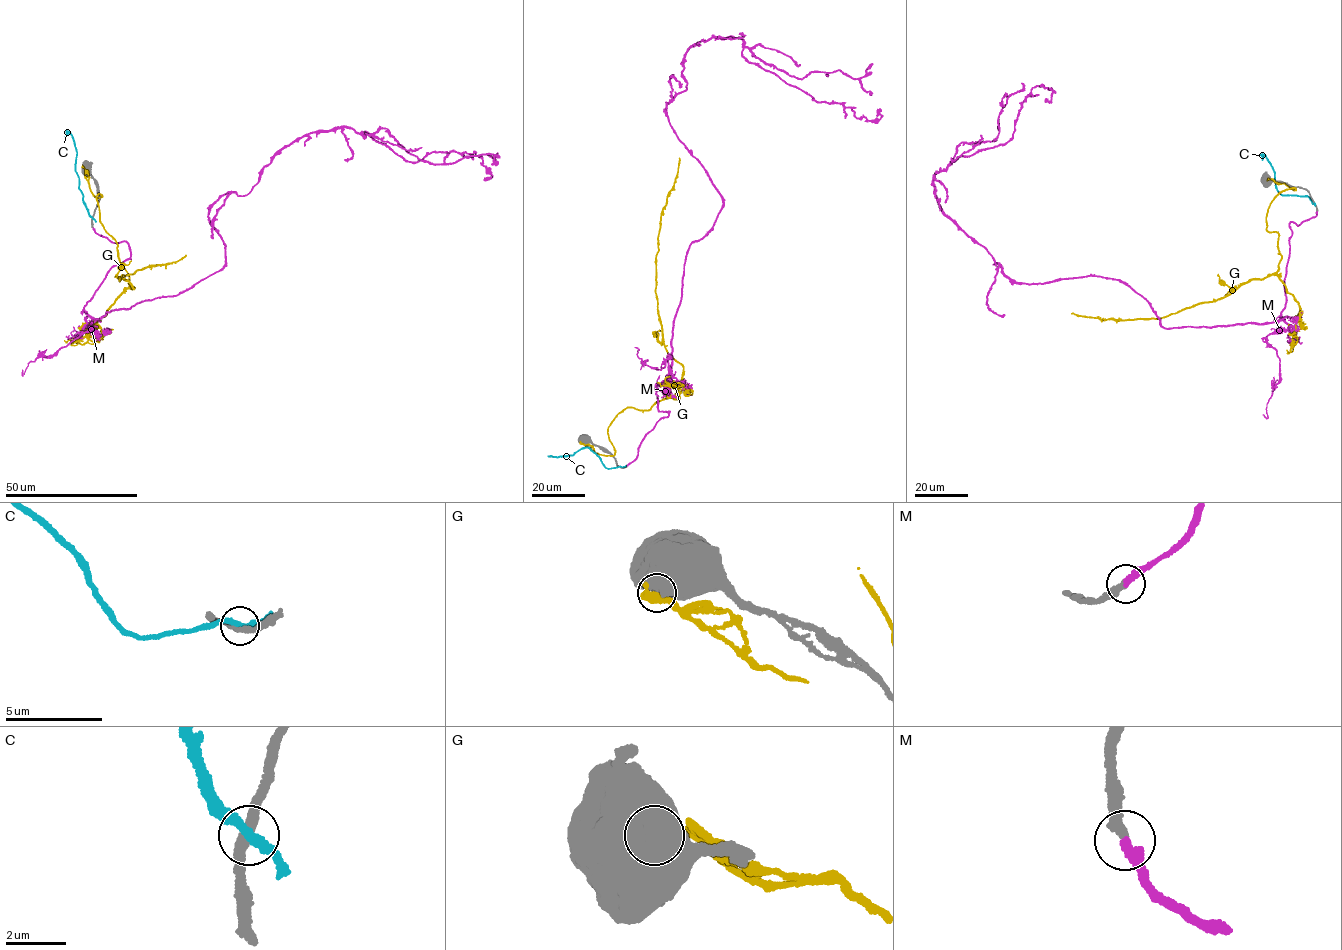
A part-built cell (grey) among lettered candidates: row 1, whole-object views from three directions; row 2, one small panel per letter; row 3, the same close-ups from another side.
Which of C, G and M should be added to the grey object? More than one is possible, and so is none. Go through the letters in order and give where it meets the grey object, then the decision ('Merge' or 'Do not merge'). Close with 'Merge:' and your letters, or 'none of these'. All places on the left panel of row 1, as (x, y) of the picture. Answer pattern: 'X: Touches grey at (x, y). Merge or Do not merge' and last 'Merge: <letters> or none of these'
C: Touches grey at (92, 218). Do not merge
G: Touches grey at (83, 167). Do not merge
M: Touches grey at (93, 228). Merge
Merge: M

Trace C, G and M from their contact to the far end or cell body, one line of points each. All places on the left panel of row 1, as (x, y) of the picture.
C: (93, 218), (80, 189), (75, 142), (69, 133), (65, 136)
G: (83, 167), (92, 193), (102, 196), (96, 196), (100, 222), (133, 288), (119, 280), (185, 255)
M: (93, 228), (130, 253), (100, 318), (223, 267), (210, 208), (309, 133), (475, 152), (490, 176)

